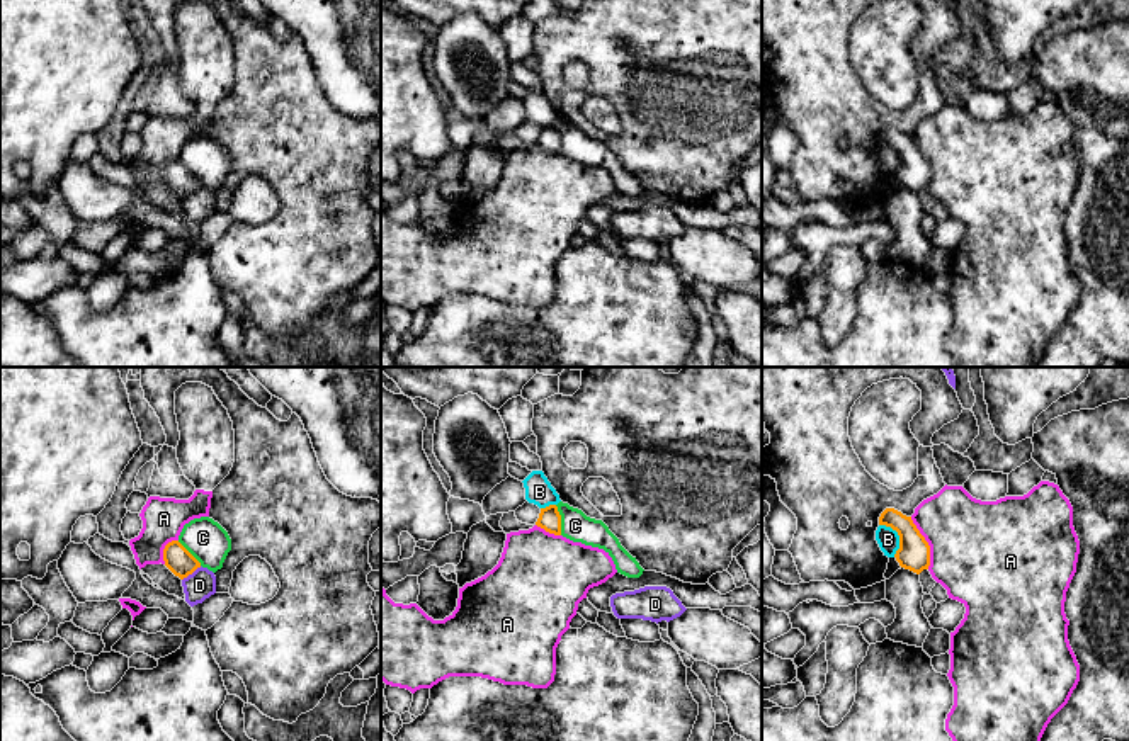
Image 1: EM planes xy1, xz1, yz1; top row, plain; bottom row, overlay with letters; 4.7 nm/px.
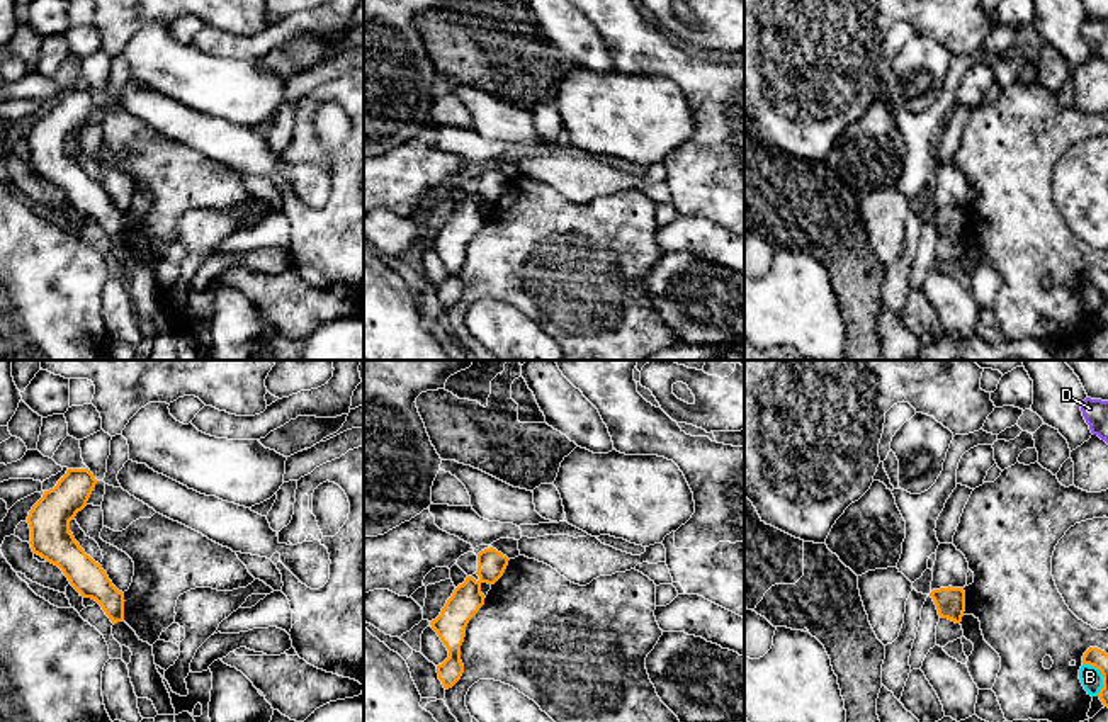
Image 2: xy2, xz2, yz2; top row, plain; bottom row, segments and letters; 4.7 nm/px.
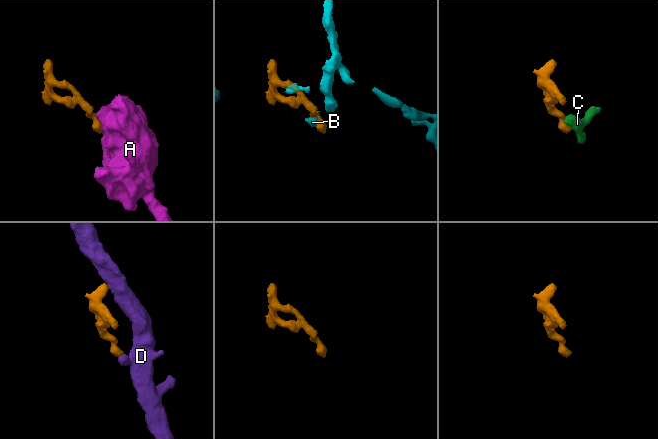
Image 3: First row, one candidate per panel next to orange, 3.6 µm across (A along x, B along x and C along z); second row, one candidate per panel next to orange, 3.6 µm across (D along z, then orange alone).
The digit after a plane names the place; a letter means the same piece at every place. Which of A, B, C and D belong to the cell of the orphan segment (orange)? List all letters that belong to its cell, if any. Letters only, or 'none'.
none

